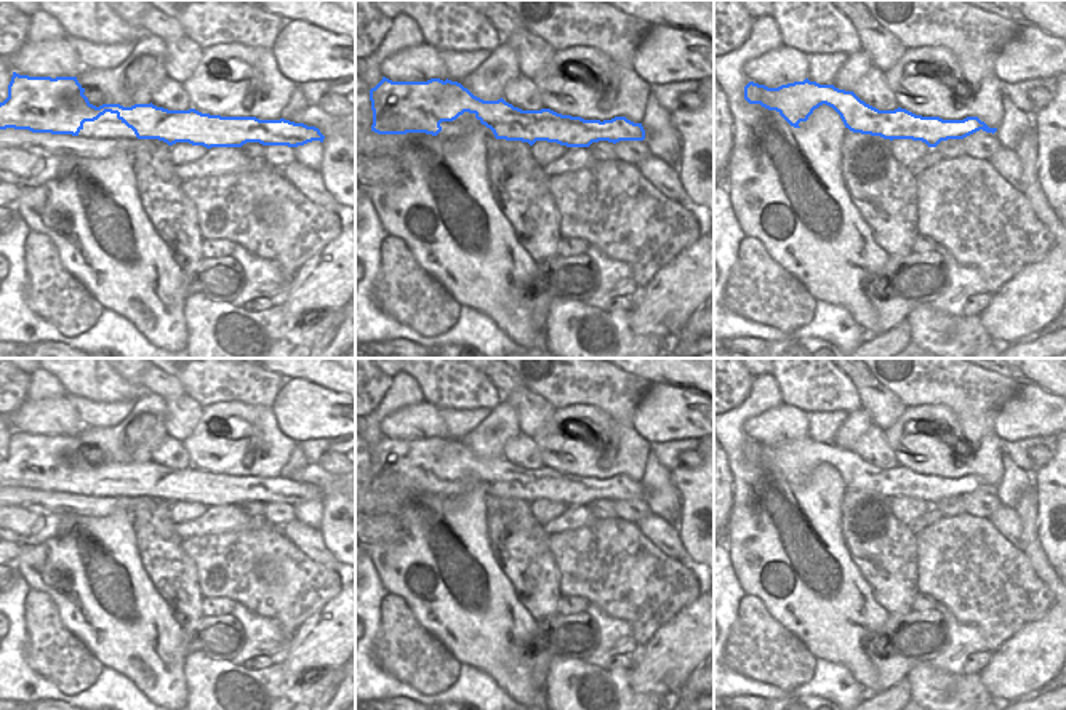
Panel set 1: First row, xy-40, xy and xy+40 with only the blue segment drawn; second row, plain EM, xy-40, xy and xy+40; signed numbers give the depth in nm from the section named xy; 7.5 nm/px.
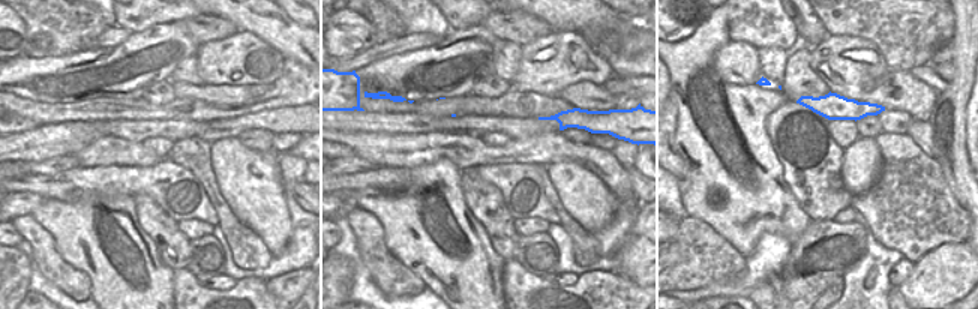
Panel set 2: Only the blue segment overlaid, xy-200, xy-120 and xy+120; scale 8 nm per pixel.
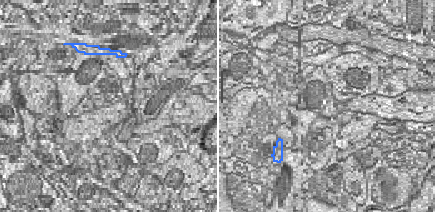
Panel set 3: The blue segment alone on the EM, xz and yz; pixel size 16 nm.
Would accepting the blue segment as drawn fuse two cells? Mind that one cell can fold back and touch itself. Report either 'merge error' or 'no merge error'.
no merge error

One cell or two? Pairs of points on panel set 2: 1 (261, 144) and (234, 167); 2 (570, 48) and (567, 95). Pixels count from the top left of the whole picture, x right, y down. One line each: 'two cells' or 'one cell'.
1: two cells
2: two cells

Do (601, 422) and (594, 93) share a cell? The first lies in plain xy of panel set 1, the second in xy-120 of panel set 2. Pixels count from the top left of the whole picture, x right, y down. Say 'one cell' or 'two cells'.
two cells

